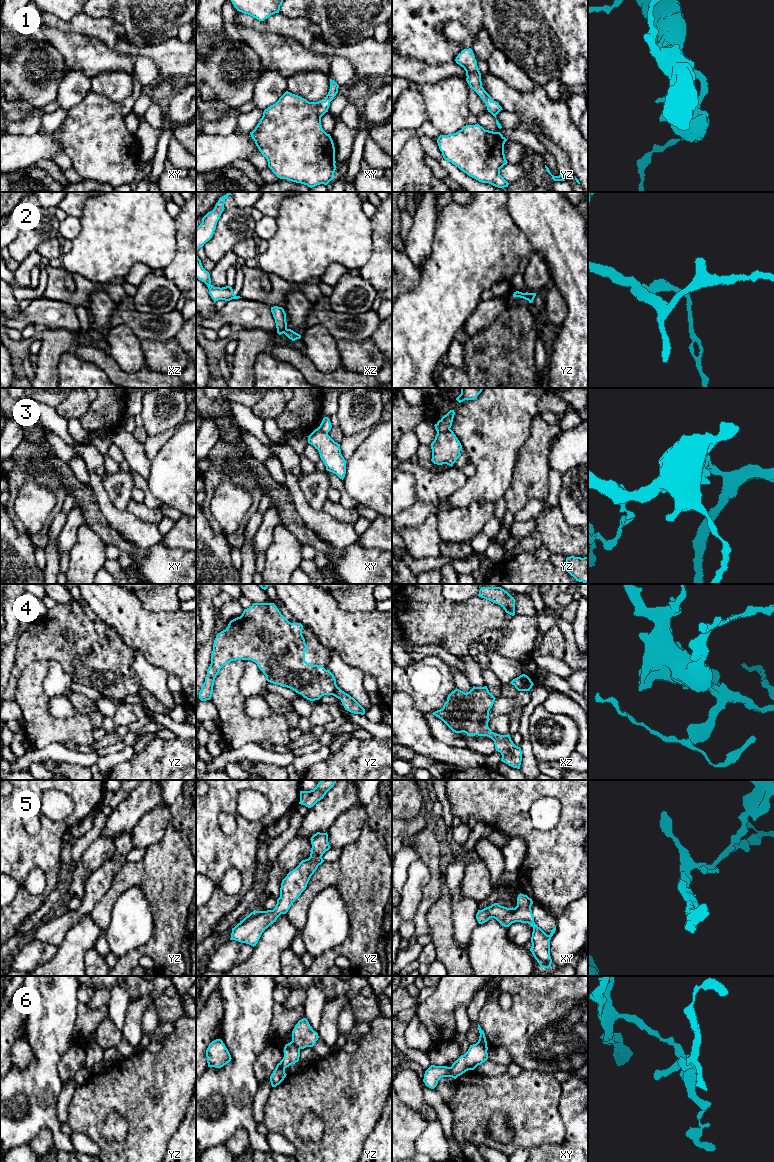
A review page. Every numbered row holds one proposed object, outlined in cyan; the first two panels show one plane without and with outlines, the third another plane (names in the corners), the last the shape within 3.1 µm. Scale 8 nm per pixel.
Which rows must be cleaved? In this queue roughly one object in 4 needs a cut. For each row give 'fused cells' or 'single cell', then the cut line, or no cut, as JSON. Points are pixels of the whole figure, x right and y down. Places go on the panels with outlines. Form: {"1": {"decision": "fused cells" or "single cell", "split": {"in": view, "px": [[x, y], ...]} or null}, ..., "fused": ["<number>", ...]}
{"1": {"decision": "single cell", "split": null}, "2": {"decision": "fused cells", "split": {"in": "xz", "px": [[286, 328], [283, 332]]}}, "3": {"decision": "fused cells", "split": {"in": "yz", "px": [[449, 428], [437, 432]]}}, "4": {"decision": "single cell", "split": null}, "5": {"decision": "single cell", "split": null}, "6": {"decision": "fused cells", "split": {"in": "xy", "px": [[477, 1042], [486, 1046]]}}, "fused": ["2", "3", "6"]}

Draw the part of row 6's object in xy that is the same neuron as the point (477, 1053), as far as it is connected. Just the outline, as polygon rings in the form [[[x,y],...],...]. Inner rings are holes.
[[[476,1043],[470,1045],[468,1051],[461,1055],[451,1067],[431,1065],[424,1074],[423,1082],[431,1089],[434,1089],[438,1081],[443,1077],[452,1077],[456,1079],[468,1070],[474,1070],[488,1059],[488,1047]]]

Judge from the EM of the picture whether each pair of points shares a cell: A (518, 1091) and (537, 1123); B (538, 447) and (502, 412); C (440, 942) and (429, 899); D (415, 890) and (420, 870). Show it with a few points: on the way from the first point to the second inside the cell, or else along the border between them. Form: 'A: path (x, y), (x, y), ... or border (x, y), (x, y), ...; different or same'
A: path (526, 1099), (532, 1105), (533, 1115); same
B: border (537, 415), (528, 439), (519, 449); different
C: border (443, 885), (440, 896), (427, 913), (429, 928); different
D: path (415, 885), (418, 875); same

